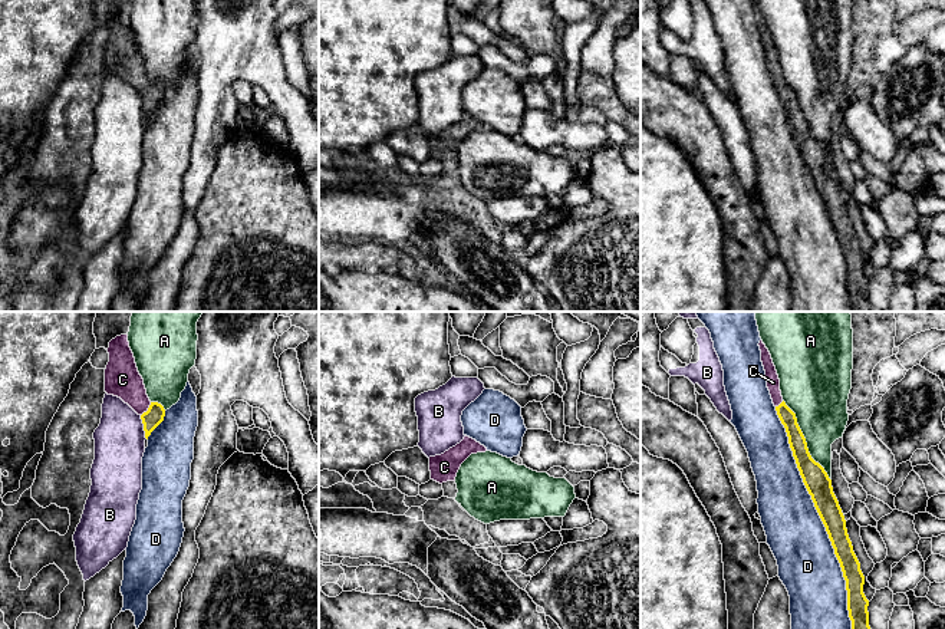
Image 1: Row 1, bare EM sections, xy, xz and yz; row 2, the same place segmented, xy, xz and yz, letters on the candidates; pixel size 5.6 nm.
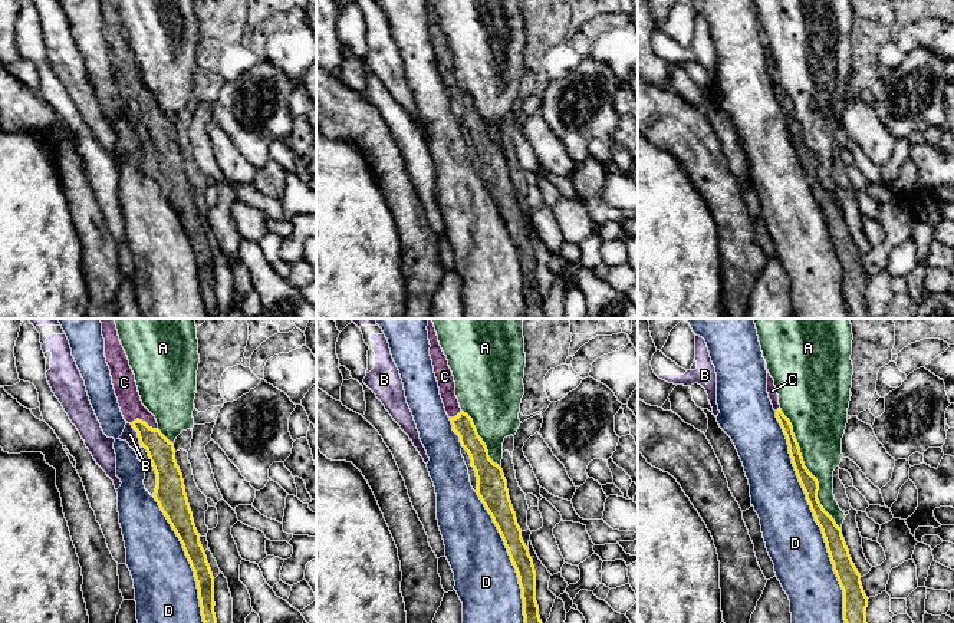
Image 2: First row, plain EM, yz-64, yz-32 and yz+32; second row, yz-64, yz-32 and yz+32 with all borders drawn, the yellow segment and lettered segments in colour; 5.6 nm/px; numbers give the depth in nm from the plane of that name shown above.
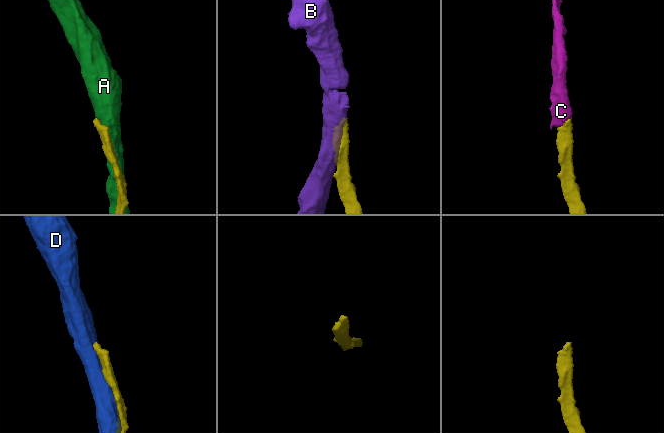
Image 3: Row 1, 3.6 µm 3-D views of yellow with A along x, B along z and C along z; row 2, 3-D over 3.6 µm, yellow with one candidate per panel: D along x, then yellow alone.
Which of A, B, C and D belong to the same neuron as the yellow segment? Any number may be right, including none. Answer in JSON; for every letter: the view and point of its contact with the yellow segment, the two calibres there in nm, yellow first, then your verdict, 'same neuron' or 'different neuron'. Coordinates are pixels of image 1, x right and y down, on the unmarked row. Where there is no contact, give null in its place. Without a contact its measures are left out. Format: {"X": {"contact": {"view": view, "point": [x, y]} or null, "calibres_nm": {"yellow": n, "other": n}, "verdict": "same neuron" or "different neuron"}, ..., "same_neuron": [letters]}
{"A": {"contact": {"view": "yz", "point": [804, 118]}, "calibres_nm": {"yellow": 140, "other": 320}, "verdict": "different neuron"}, "B": {"contact": {"view": "xy", "point": [144, 105]}, "calibres_nm": {"yellow": 100, "other": 280}, "verdict": "different neuron"}, "C": {"contact": {"view": "xy", "point": [148, 88]}, "calibres_nm": {"yellow": 100, "other": 200}, "verdict": "same neuron"}, "D": {"contact": {"view": "yz", "point": [822, 198]}, "calibres_nm": {"yellow": 140, "other": 320}, "verdict": "different neuron"}, "same_neuron": ["C"]}

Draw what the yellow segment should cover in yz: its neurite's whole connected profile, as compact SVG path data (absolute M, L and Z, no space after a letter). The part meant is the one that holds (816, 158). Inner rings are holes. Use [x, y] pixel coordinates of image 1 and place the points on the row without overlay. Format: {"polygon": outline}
{"polygon": "M760 19L758 24L773 82L781 102L786 106L797 146L826 205L846 258L847 289L852 299L852 312L872 312L867 290L869 279L863 271L865 254L853 230L844 194L833 171L832 158L824 146L811 136L806 116L797 102L796 92L783 79L780 57L768 27L763 19Z"}

